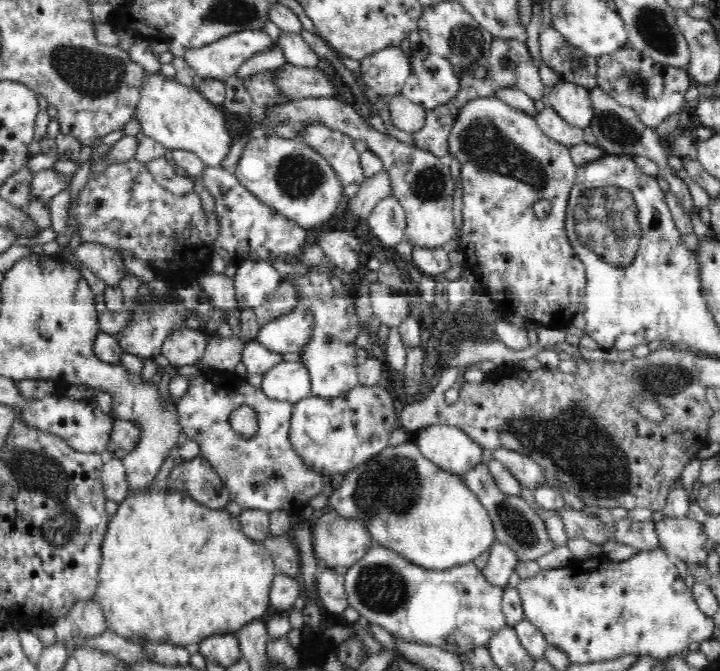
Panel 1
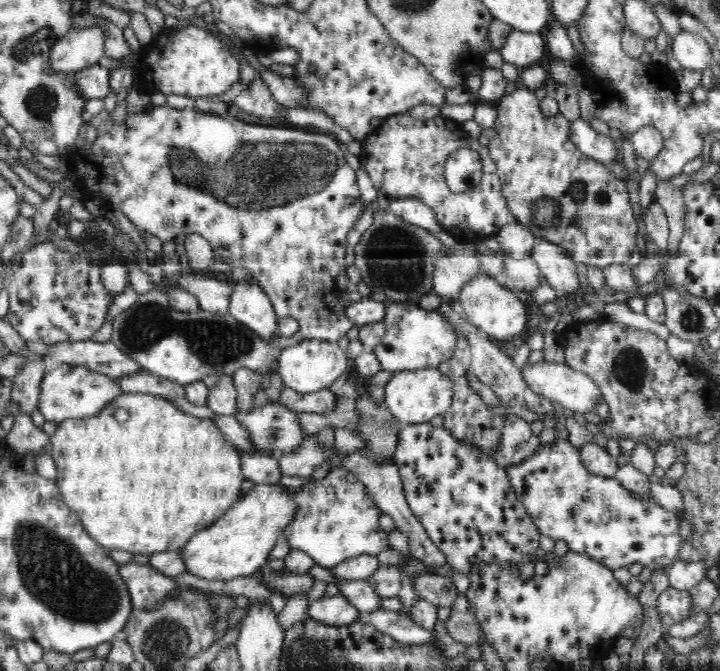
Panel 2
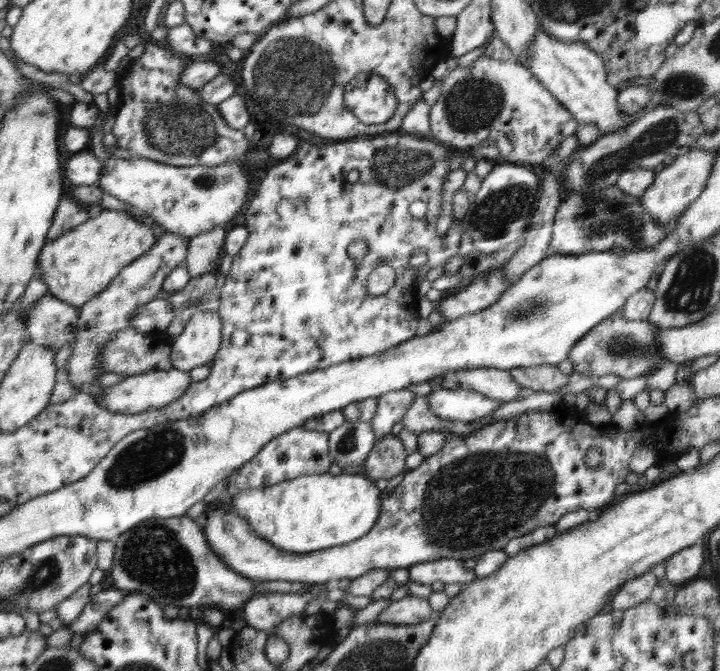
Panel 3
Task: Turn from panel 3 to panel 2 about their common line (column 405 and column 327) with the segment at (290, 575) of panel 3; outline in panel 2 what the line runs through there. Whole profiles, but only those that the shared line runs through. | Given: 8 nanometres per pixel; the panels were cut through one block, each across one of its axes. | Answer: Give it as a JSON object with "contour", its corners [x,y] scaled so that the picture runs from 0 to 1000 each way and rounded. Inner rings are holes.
{"contour":[[[461,697],[451,712],[446,715],[432,714],[428,721],[419,724],[415,732],[407,732],[406,741],[411,747],[411,769],[408,775],[394,787],[394,802],[408,820],[418,820],[429,826],[439,841],[456,848],[464,848],[468,841],[501,826],[524,829],[533,818],[542,817],[539,793],[528,788],[524,775],[531,766],[510,736],[510,727],[500,718],[490,703],[478,697]]]}

